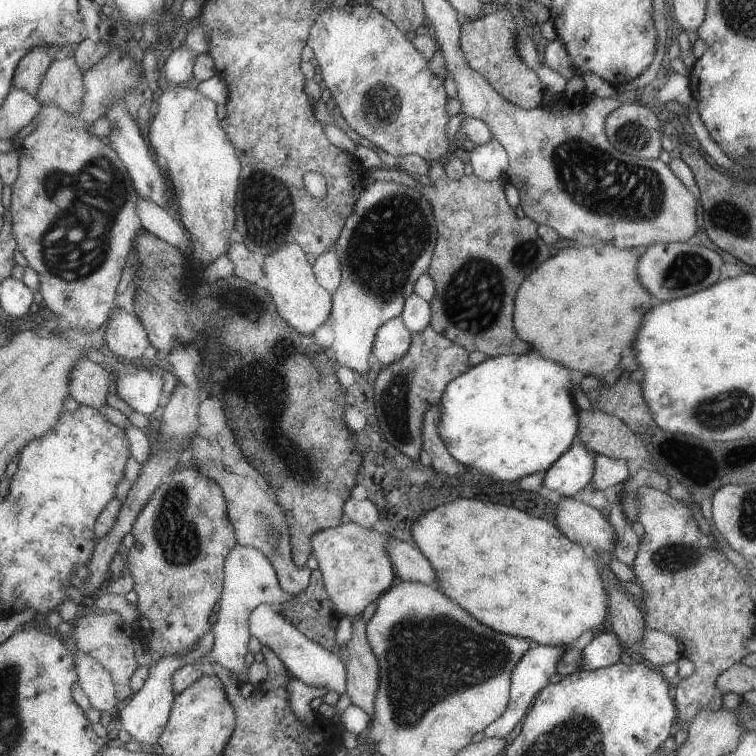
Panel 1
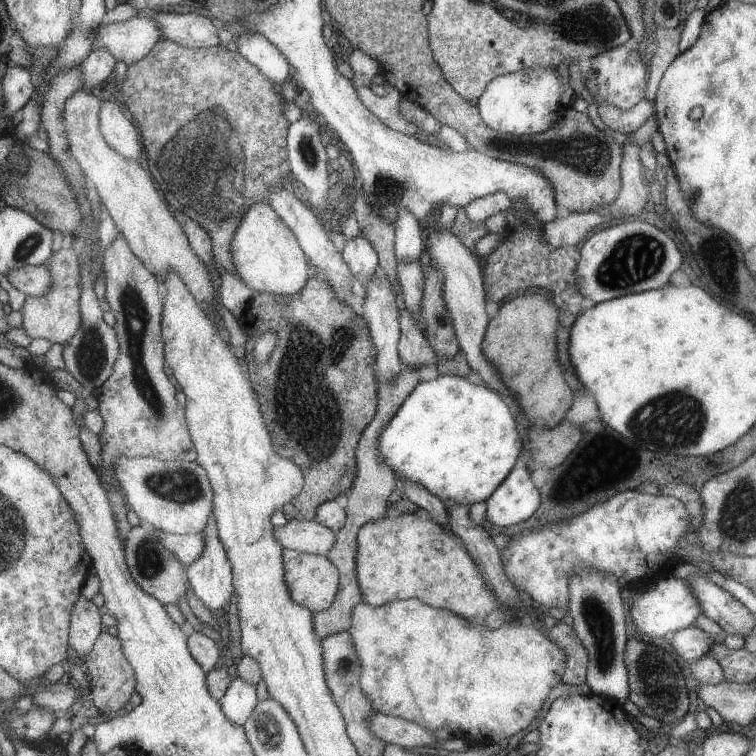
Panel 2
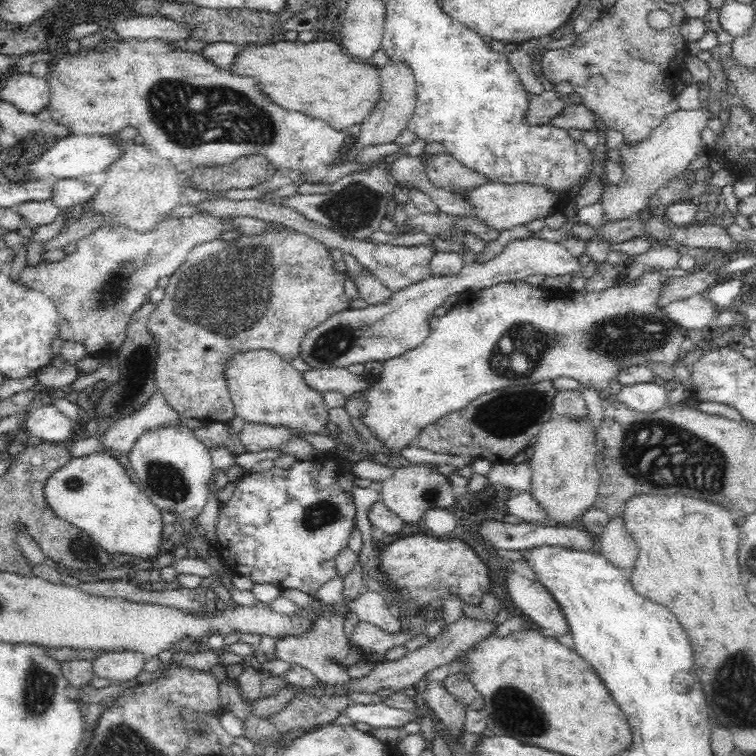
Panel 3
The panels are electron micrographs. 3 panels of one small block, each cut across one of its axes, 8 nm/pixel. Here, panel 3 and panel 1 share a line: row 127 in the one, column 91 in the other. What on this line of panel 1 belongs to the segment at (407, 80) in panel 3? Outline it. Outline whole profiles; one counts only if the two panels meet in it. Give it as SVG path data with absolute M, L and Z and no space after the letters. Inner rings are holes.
M87 360L79 361L72 373L70 394L81 406L101 408L109 390L109 369Z

